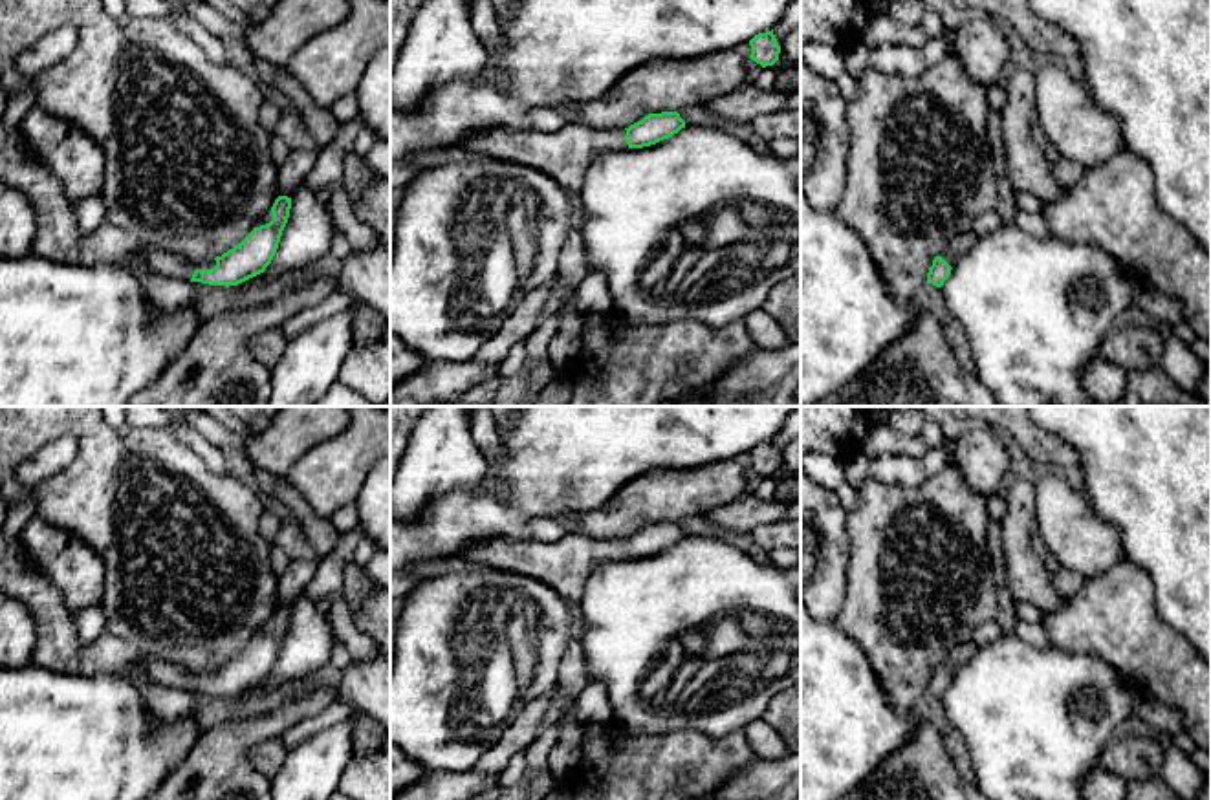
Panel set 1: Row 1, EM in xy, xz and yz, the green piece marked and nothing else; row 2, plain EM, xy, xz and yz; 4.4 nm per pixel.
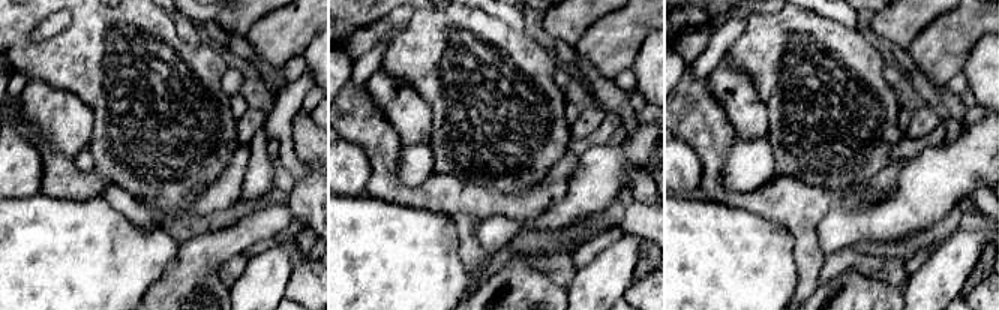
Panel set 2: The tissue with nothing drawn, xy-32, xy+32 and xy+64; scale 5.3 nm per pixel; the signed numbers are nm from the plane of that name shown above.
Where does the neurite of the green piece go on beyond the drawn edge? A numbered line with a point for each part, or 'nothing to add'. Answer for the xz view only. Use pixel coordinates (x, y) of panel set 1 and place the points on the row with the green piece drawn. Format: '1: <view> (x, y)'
1: xz (567, 154)

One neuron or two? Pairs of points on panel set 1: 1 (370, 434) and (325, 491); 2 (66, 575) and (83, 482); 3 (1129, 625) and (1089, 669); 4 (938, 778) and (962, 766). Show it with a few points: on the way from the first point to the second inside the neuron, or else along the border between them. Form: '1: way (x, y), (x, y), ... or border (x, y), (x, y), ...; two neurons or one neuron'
1: way (356, 449), (328, 476); one neuron
2: border (33, 518), (43, 518), (77, 535), (105, 564); two neurons
3: border (1056, 647), (1092, 652), (1127, 678); two neurons
4: border (942, 736), (953, 769), (966, 780); two neurons

